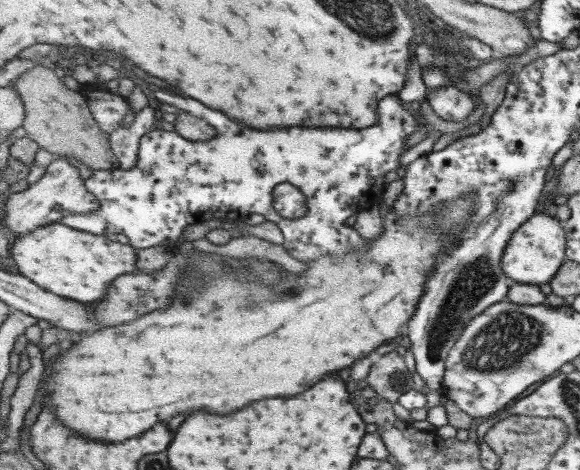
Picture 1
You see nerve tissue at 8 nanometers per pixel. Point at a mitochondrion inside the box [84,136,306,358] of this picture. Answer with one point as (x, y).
(189, 290)

